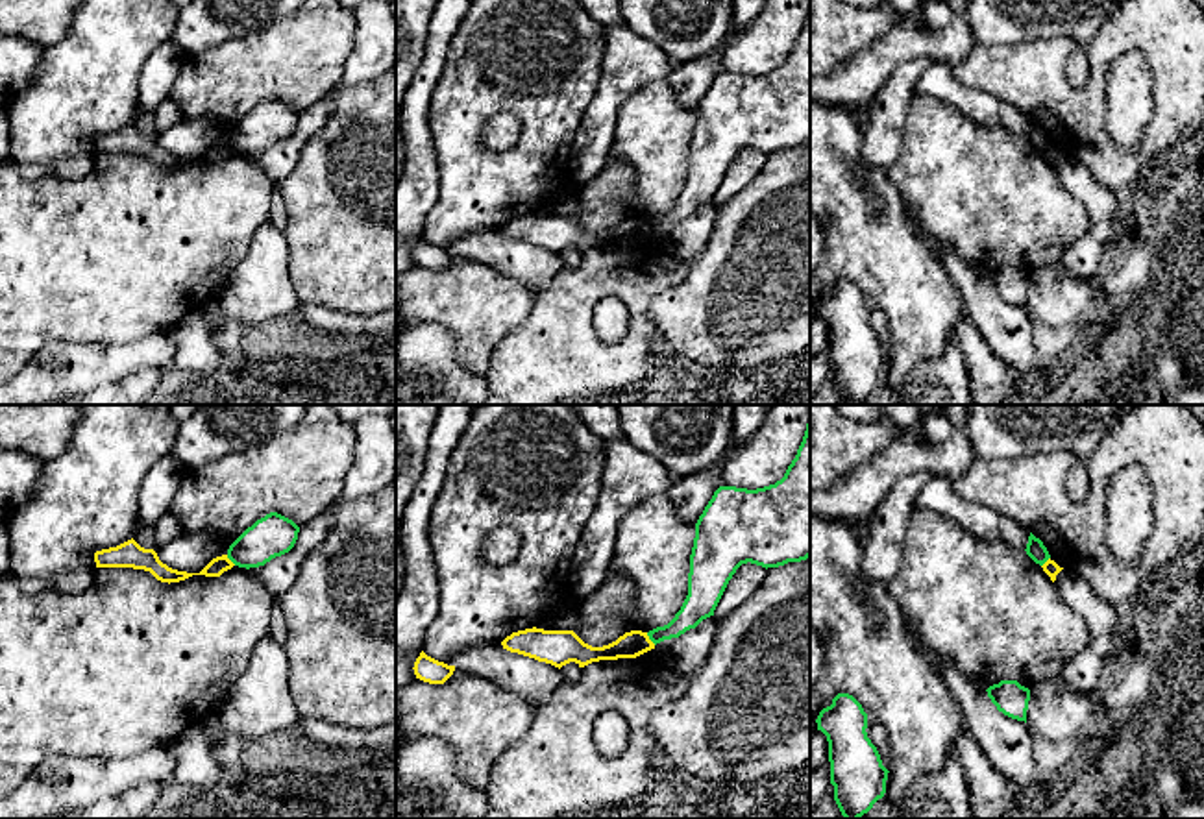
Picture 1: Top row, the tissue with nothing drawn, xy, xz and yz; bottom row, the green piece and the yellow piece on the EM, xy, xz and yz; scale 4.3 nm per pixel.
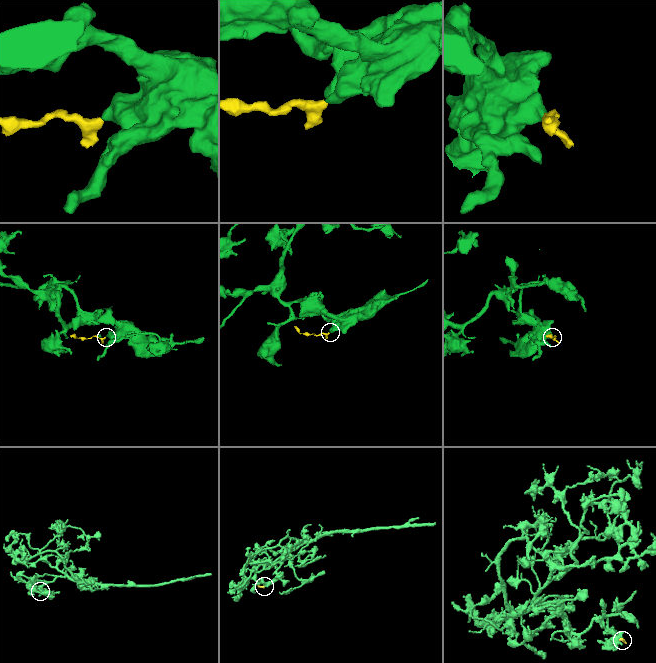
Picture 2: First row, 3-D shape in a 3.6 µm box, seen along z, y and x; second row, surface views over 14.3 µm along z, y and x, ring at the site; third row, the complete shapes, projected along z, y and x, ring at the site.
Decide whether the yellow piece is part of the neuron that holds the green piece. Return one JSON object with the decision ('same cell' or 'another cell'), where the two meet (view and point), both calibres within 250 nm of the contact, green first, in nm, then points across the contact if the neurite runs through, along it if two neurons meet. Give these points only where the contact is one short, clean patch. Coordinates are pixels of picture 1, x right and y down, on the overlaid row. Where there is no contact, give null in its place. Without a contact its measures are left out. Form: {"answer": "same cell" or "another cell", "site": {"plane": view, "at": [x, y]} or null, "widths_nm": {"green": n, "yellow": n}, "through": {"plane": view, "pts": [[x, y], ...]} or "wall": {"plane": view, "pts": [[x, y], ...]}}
{"answer": "another cell", "site": {"plane": "xz", "at": [650, 638]}, "widths_nm": {"green": 120, "yellow": 120}, "wall": {"plane": "xz", "pts": [[646, 633], [655, 644]]}}

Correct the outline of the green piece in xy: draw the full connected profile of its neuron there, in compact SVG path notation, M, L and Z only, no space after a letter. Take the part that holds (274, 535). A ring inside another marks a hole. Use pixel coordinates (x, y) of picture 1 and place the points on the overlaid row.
M270 512L248 527L227 549L227 558L239 568L259 568L289 553L298 540L300 527Z

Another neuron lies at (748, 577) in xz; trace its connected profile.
M751 562L742 564L732 575L732 579L729 581L714 610L716 619L721 621L732 610L742 606L756 592L764 577L766 577L766 568Z

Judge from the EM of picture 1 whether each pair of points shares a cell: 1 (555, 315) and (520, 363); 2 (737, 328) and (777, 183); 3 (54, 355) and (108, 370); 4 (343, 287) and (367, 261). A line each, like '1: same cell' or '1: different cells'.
1: same cell
2: same cell
3: same cell
4: same cell

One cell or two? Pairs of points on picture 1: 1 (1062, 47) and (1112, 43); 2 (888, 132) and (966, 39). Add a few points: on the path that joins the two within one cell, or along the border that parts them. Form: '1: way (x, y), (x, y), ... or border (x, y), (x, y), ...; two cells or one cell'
1: way (1056, 74), (1071, 93), (1086, 93), (1099, 71); one cell
2: way (890, 102), (892, 87), (936, 43); one cell

